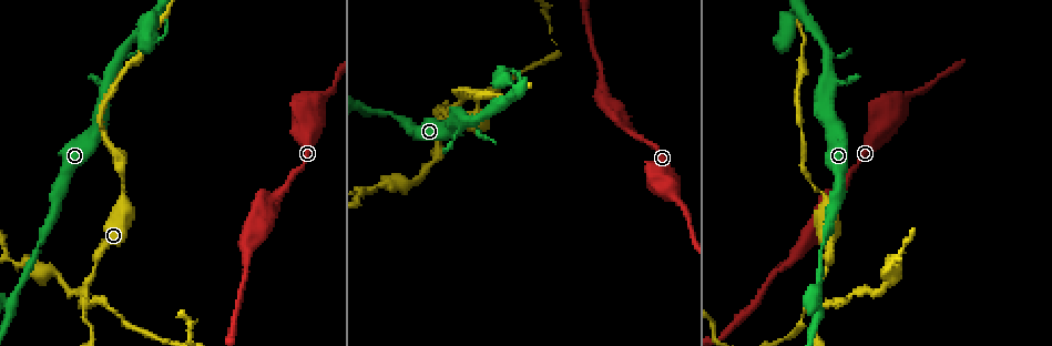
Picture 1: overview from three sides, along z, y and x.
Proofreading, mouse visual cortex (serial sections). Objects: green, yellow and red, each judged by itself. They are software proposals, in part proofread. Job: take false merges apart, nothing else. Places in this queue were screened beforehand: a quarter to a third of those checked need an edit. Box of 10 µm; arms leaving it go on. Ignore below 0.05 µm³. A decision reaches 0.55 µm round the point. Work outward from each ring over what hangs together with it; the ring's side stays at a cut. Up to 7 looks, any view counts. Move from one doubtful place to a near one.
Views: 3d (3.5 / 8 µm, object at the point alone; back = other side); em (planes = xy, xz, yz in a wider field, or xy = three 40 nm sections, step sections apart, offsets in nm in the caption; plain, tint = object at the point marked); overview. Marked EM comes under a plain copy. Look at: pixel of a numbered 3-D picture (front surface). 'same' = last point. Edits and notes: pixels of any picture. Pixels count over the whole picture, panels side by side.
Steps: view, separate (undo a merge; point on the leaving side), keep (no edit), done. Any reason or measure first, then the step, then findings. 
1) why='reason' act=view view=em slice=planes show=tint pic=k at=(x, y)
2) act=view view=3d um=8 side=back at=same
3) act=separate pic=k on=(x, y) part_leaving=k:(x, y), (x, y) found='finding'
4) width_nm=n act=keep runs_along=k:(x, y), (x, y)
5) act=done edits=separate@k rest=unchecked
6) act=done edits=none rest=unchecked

why='sharp bend' act=view view=em slice=planes show=tint pic=1 at=(88, 298)

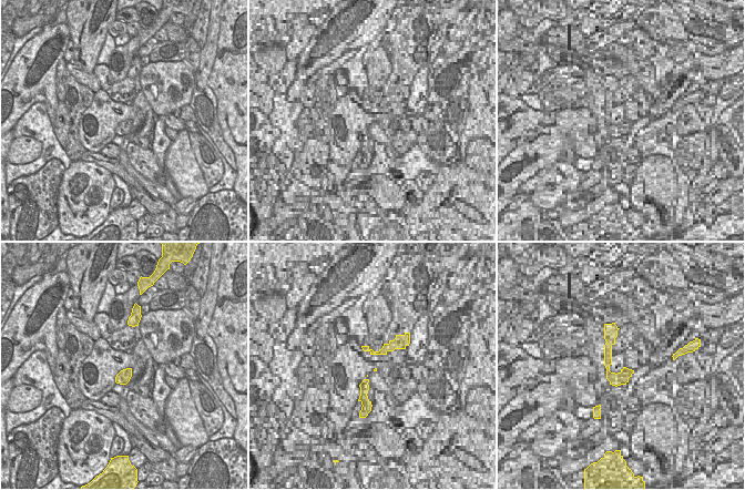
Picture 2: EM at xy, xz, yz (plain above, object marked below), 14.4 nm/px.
act=view view=3d um=3.5 at=same

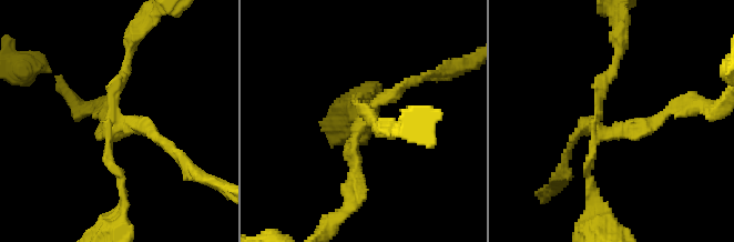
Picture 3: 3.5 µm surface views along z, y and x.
act=separate pic=3 on=(635, 128) found='a second cell is stuck on'

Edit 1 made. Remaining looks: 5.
act=view view=overview

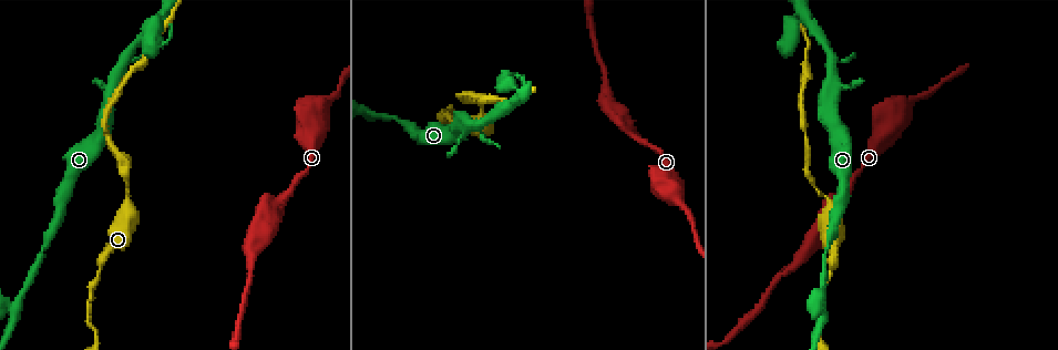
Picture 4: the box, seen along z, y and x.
why='a narrow waist' act=view view=3d um=3.5 pic=4 at=(41, 253)

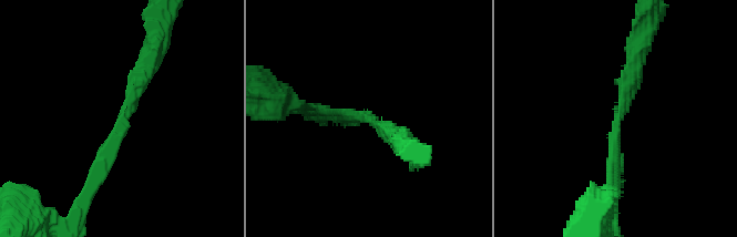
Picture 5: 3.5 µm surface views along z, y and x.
act=keep runs_along=5:(152, 58), (90, 187) found='one cell here'

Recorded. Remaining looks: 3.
why='side arm on a straight run' act=view view=3d um=3.5 pic=4 at=(822, 312)

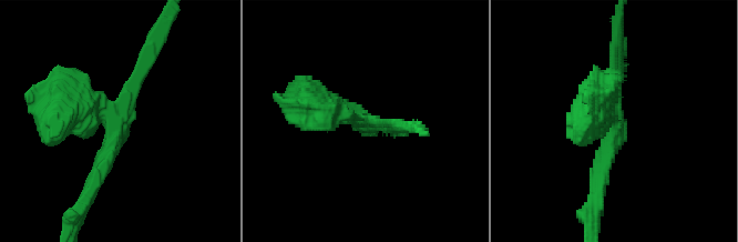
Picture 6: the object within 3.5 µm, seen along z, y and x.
arms=3 arm_widths_nm=200,250,300 why='need the tissue' act=view view=em slice=planes show=tint pic=6 at=(373, 122)

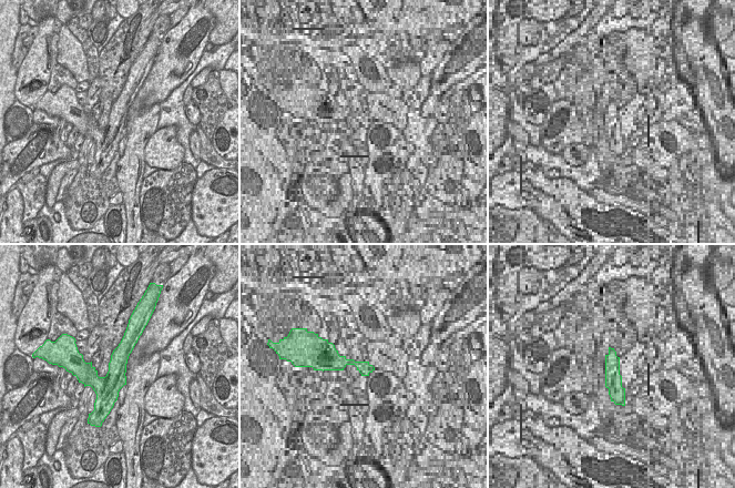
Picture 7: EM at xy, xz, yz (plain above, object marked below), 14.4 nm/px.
width_nm=300 act=keep runs_along=6:(150, 51), (123, 119), (82, 96), (82, 74) found='continuous, no second cell'

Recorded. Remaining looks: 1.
act=done edits=separate@3 rest=unchecked

